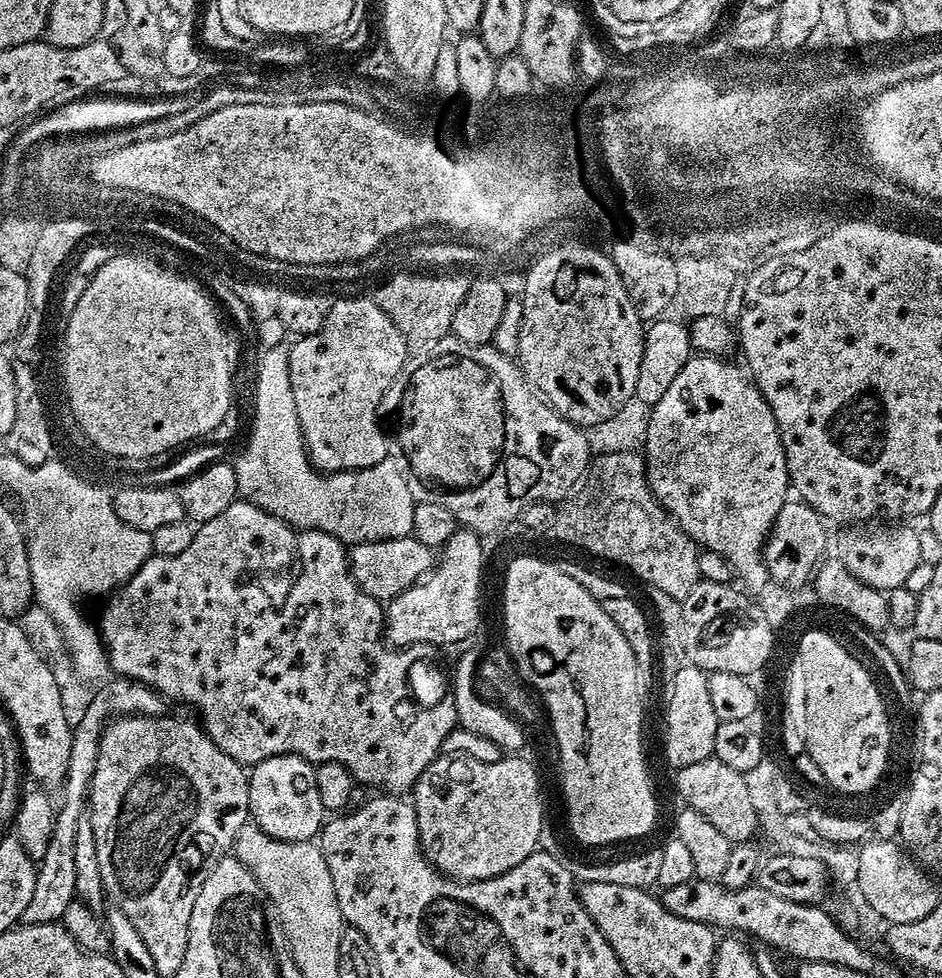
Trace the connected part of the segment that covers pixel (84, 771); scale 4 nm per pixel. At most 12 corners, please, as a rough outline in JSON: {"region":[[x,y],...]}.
{"region":[[107,681],[73,729],[46,858],[22,922],[63,921],[77,899],[78,825],[88,812],[104,729],[164,716],[160,693]]}

